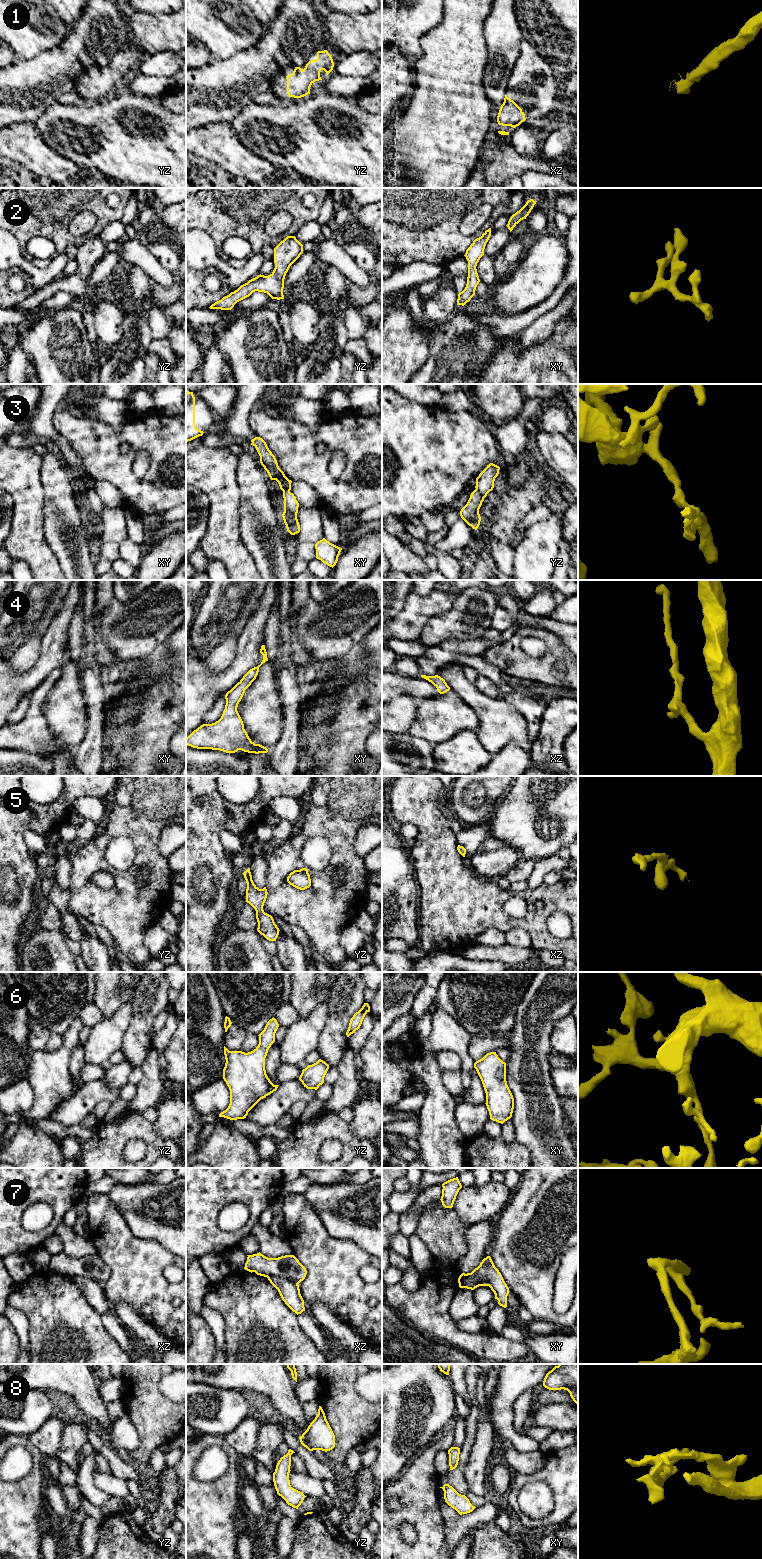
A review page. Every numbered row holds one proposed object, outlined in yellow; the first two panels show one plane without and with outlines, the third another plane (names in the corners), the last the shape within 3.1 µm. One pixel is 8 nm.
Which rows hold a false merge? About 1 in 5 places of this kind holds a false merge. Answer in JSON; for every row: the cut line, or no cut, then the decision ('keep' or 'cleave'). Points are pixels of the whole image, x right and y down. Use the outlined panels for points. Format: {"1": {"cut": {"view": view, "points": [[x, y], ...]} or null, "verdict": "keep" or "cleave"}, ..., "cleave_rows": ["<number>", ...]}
{"1": {"cut": null, "verdict": "keep"}, "2": {"cut": null, "verdict": "keep"}, "3": {"cut": null, "verdict": "keep"}, "4": {"cut": null, "verdict": "keep"}, "5": {"cut": null, "verdict": "keep"}, "6": {"cut": null, "verdict": "keep"}, "7": {"cut": {"view": "xy", "points": [[467, 1274], [474, 1274], [479, 1279], [480, 1285]]}, "verdict": "cleave"}, "8": {"cut": null, "verdict": "keep"}, "cleave_rows": ["7"]}

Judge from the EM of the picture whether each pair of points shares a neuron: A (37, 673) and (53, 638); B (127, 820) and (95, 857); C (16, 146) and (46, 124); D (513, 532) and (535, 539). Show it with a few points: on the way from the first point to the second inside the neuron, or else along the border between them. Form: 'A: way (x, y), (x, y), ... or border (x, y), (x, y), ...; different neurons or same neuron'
A: way (46, 664), (52, 656), (52, 647); same neuron
B: way (117, 825), (96, 847); same neuron
C: border (32, 124), (42, 139), (52, 149); different neurons
D: border (527, 530), (515, 548); different neurons

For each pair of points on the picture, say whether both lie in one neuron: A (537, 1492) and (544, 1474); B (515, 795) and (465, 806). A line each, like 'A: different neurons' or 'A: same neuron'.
A: different neurons
B: different neurons

